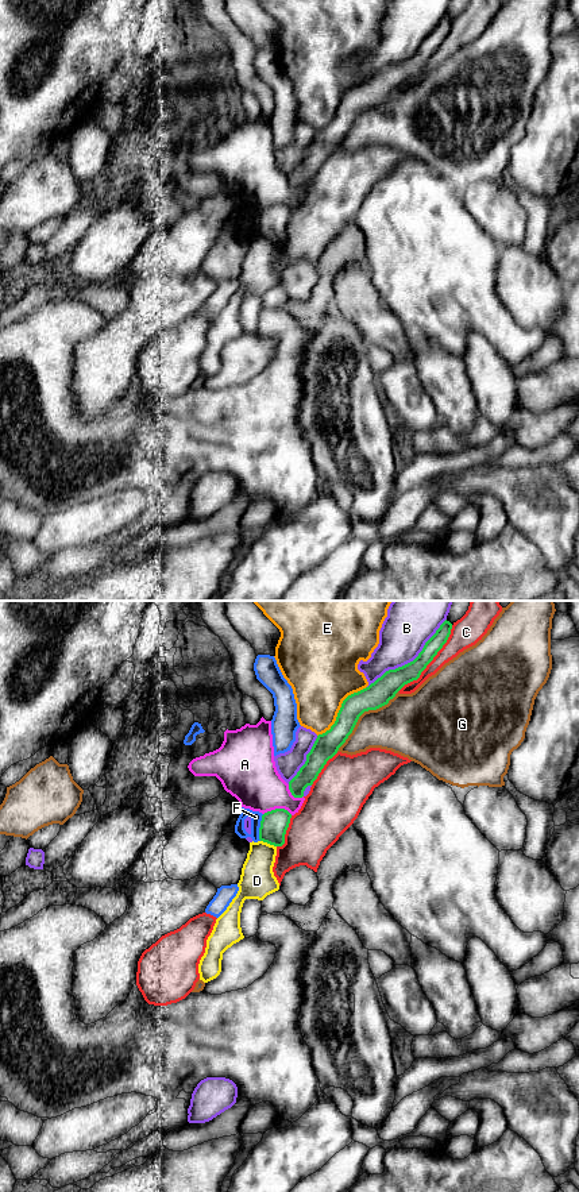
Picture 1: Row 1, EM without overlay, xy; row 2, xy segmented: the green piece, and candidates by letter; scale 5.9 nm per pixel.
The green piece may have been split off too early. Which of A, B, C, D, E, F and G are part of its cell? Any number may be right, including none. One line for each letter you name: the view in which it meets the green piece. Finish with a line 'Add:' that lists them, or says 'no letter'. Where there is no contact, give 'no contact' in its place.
Add: no letter

